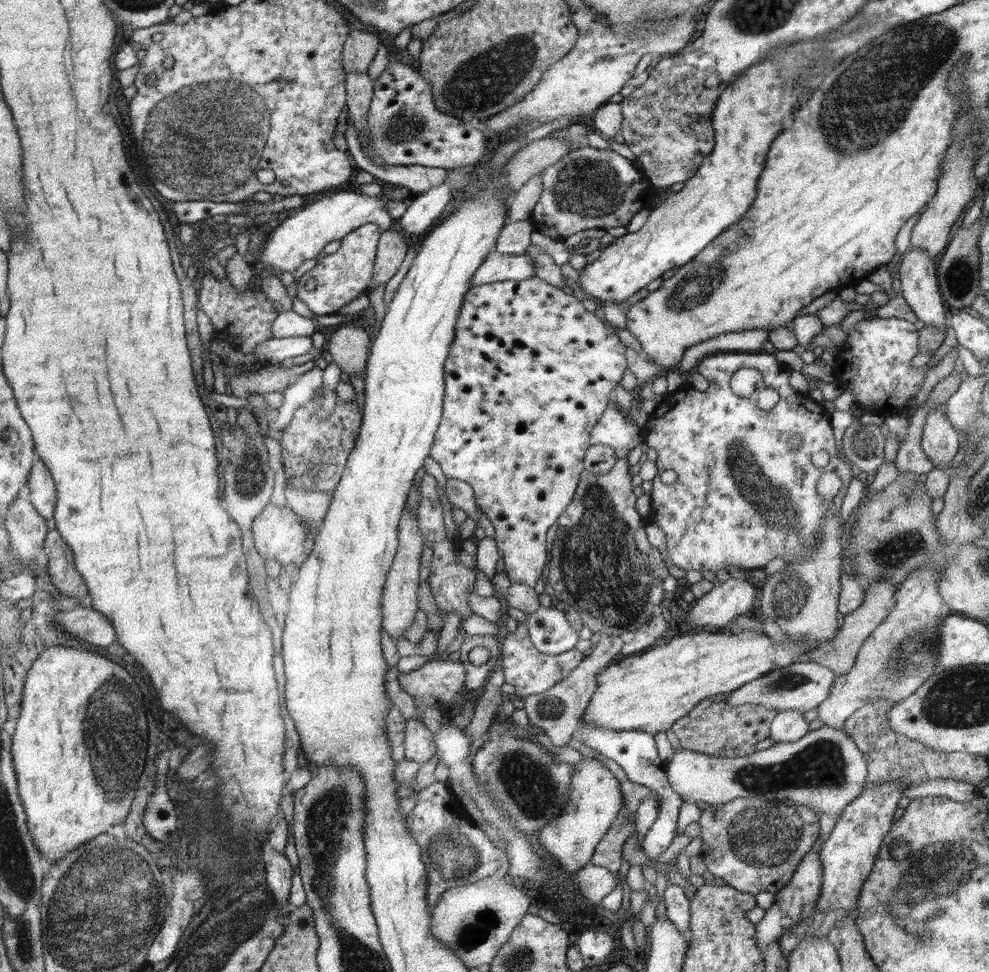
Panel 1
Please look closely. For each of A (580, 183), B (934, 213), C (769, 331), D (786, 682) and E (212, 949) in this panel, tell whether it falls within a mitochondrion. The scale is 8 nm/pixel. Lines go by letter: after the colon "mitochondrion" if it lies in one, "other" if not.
A: mitochondrion
B: other
C: other
D: mitochondrion
E: mitochondrion

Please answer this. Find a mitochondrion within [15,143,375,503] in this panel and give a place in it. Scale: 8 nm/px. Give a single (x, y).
(249, 472)

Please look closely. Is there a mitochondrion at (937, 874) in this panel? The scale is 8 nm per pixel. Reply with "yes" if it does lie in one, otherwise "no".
yes

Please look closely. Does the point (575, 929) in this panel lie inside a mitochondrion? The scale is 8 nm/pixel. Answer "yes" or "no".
no

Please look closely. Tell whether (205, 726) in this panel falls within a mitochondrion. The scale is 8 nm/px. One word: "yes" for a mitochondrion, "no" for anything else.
no

